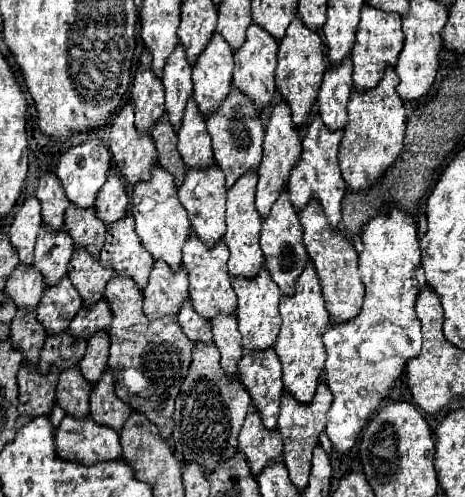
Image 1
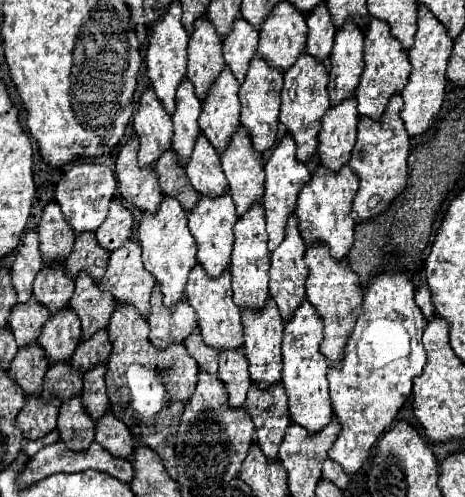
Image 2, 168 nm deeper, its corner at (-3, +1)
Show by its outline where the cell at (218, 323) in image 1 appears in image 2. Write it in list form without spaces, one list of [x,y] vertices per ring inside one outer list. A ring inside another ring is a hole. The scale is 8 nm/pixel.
[[[243,348],[223,350],[219,354],[219,380],[225,384],[227,394],[229,394],[227,404],[231,408],[243,408],[247,390],[251,386],[249,362],[243,354]]]

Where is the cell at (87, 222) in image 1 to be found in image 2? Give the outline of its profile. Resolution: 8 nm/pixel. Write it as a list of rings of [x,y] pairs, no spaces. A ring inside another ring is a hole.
[[[79,234],[75,236],[75,248],[71,256],[65,260],[65,270],[69,278],[77,278],[79,272],[87,272],[95,282],[99,282],[107,270],[105,250],[99,246],[95,234]]]

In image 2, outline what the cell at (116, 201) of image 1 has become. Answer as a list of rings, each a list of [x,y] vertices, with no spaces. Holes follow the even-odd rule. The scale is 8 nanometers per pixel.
[[[113,200],[109,206],[109,216],[95,234],[101,248],[107,252],[119,250],[133,236],[133,216],[127,208],[123,208],[121,200]]]

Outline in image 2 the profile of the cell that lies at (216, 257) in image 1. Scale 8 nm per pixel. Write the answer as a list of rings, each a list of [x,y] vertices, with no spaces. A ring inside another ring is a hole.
[[[197,264],[187,282],[187,302],[189,306],[197,312],[199,316],[199,332],[203,336],[203,342],[217,352],[231,350],[231,348],[241,348],[243,346],[243,326],[241,326],[241,310],[233,302],[233,292],[231,292],[231,274],[225,270],[219,278],[209,278],[201,264]]]

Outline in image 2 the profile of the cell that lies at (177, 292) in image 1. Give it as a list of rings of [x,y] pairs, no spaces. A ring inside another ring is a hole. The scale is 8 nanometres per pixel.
[[[155,286],[151,294],[149,328],[151,328],[149,334],[151,344],[159,350],[165,350],[173,342],[183,344],[187,340],[187,336],[197,328],[197,314],[187,304],[187,300],[181,300],[175,310],[169,310],[161,302],[159,286]]]

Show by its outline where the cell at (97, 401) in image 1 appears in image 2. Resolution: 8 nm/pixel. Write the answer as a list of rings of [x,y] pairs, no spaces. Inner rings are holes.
[[[107,412],[99,422],[97,422],[97,434],[95,440],[107,450],[111,452],[111,456],[115,458],[129,458],[133,454],[133,436],[129,434],[127,426],[117,420],[111,412]]]

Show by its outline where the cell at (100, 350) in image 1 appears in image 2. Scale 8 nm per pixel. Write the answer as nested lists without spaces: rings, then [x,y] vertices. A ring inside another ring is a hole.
[[[97,364],[93,370],[83,374],[83,392],[81,392],[81,400],[83,406],[87,410],[87,414],[91,414],[93,422],[97,422],[107,410],[107,392],[105,392],[105,364]]]

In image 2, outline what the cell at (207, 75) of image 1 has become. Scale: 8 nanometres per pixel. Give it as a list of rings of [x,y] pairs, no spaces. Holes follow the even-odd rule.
[[[225,66],[217,82],[213,84],[209,96],[203,100],[199,124],[205,138],[211,142],[211,146],[217,150],[219,156],[229,146],[231,136],[239,128],[241,104],[237,92],[239,92],[239,82]]]

